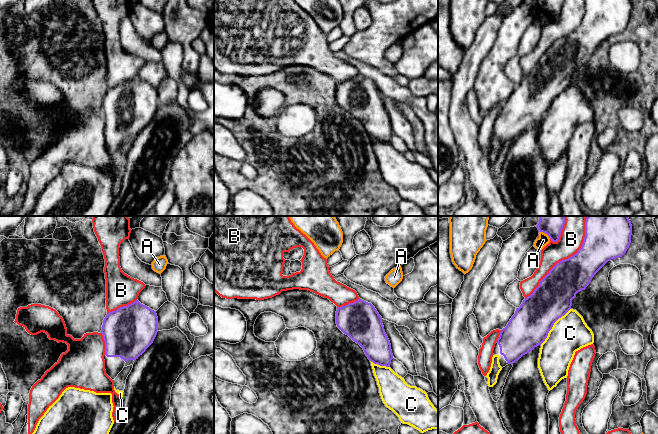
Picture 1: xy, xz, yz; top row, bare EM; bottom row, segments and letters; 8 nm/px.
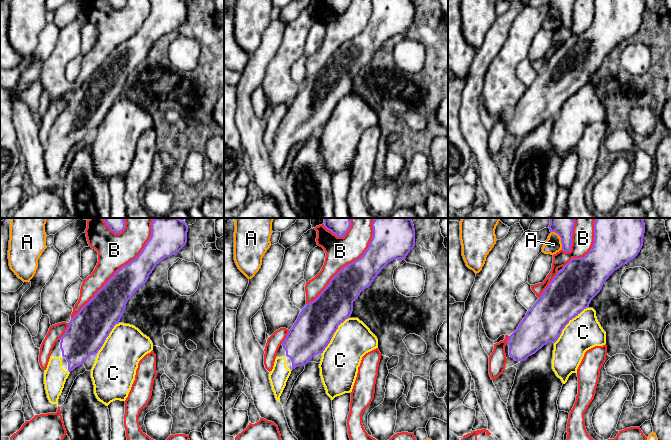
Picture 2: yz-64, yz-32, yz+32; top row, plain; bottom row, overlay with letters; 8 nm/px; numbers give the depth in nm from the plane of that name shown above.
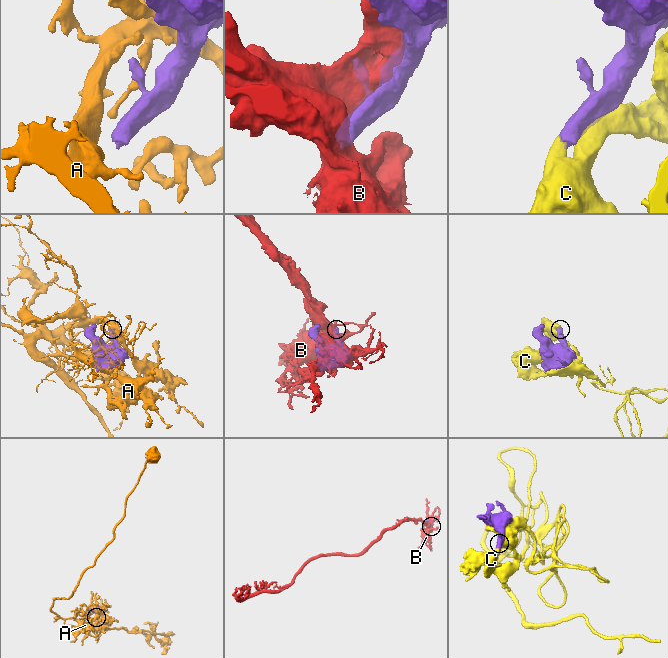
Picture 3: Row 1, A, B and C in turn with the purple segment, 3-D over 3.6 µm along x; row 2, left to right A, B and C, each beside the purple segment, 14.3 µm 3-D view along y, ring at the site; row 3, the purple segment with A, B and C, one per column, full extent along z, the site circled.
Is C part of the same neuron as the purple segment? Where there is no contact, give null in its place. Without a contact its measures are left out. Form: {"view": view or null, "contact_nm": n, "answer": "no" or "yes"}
{"view": "yz", "contact_nm": 380, "answer": "yes"}

